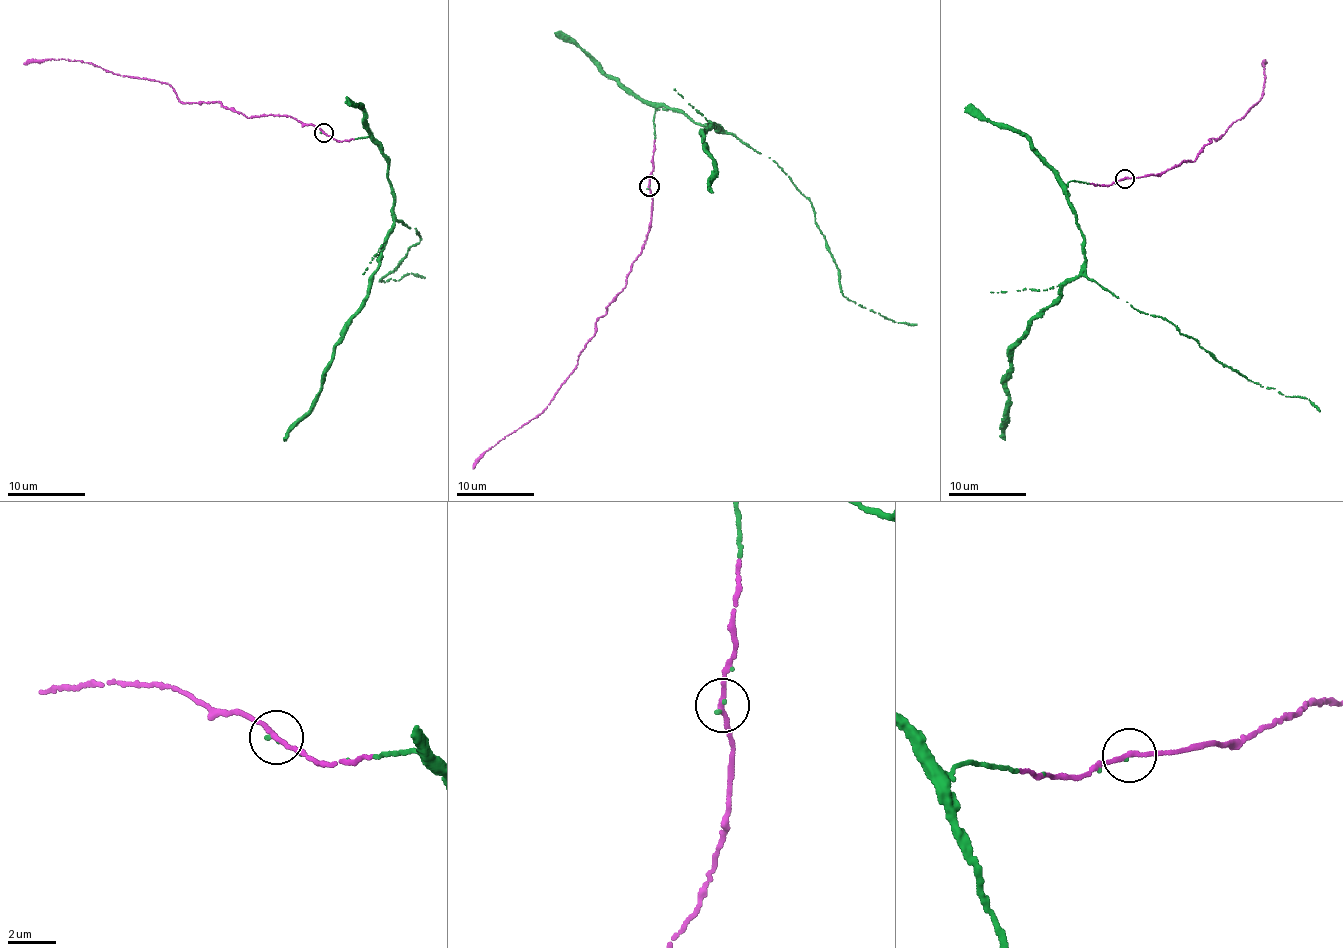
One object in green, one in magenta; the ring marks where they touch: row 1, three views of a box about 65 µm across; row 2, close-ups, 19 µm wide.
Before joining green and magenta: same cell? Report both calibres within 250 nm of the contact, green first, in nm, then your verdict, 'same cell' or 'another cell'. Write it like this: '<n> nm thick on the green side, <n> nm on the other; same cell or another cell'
130 nm thick on the green side, 200 nm on the other; same cell

